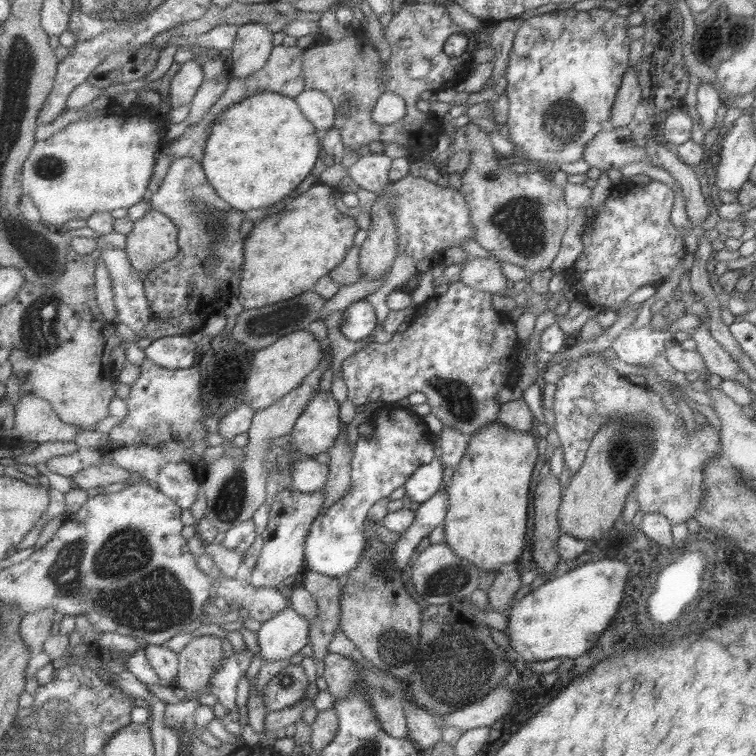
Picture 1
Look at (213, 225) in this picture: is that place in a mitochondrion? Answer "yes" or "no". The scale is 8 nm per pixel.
yes

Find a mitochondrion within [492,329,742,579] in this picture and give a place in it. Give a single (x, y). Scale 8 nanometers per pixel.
(623, 450)

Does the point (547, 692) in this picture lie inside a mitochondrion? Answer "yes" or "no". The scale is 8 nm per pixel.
no

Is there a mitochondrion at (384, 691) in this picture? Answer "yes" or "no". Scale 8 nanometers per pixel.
yes

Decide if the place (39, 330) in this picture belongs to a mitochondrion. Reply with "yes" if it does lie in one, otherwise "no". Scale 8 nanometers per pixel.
yes

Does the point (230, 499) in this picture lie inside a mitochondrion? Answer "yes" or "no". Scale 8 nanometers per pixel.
yes

